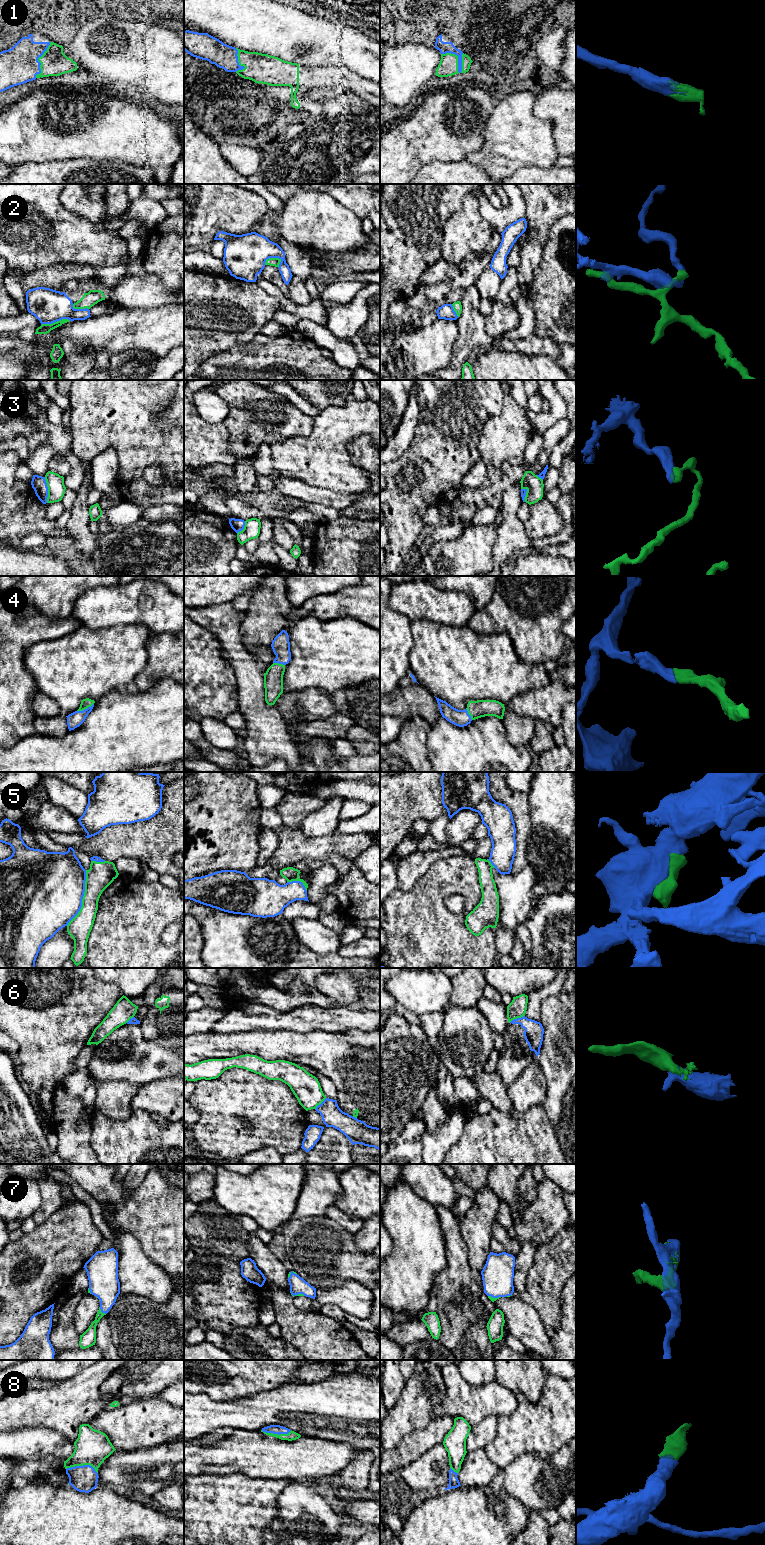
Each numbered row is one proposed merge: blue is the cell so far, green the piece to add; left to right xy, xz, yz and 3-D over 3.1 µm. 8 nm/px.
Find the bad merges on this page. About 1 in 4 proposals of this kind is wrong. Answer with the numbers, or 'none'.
2, 3, 6

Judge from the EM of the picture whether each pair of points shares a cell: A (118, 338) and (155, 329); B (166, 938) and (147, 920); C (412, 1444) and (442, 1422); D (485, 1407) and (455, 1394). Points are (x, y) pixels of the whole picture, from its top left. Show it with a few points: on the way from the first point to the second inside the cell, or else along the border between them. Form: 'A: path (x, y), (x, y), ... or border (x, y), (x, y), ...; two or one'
A: path (127, 336), (134, 336), (141, 329), (146, 329); one
B: border (173, 922), (162, 932), (165, 945); two
C: path (419, 1441), (425, 1439), (435, 1429); one
D: path (478, 1402), (469, 1402), (462, 1399); one

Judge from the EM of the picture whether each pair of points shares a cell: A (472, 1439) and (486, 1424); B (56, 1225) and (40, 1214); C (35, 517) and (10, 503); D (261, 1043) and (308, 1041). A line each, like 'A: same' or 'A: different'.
A: same
B: different
C: same
D: same

